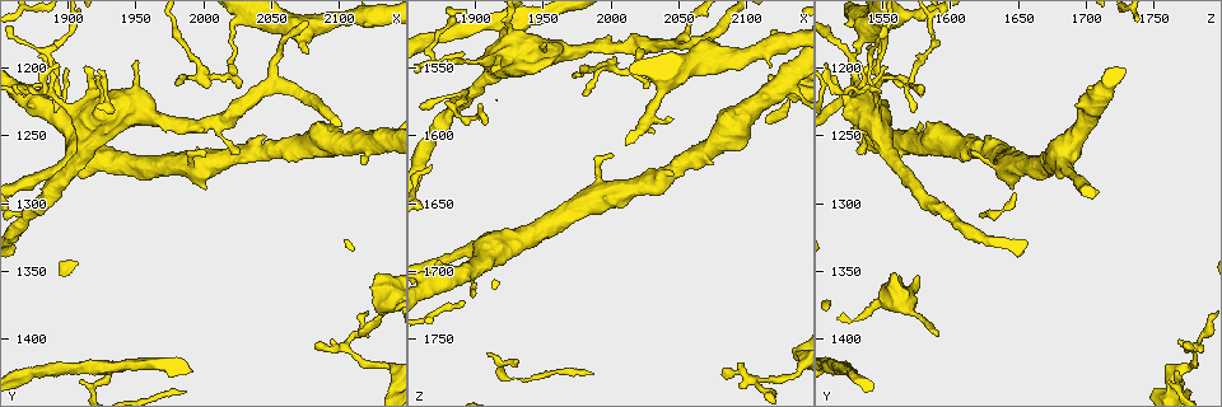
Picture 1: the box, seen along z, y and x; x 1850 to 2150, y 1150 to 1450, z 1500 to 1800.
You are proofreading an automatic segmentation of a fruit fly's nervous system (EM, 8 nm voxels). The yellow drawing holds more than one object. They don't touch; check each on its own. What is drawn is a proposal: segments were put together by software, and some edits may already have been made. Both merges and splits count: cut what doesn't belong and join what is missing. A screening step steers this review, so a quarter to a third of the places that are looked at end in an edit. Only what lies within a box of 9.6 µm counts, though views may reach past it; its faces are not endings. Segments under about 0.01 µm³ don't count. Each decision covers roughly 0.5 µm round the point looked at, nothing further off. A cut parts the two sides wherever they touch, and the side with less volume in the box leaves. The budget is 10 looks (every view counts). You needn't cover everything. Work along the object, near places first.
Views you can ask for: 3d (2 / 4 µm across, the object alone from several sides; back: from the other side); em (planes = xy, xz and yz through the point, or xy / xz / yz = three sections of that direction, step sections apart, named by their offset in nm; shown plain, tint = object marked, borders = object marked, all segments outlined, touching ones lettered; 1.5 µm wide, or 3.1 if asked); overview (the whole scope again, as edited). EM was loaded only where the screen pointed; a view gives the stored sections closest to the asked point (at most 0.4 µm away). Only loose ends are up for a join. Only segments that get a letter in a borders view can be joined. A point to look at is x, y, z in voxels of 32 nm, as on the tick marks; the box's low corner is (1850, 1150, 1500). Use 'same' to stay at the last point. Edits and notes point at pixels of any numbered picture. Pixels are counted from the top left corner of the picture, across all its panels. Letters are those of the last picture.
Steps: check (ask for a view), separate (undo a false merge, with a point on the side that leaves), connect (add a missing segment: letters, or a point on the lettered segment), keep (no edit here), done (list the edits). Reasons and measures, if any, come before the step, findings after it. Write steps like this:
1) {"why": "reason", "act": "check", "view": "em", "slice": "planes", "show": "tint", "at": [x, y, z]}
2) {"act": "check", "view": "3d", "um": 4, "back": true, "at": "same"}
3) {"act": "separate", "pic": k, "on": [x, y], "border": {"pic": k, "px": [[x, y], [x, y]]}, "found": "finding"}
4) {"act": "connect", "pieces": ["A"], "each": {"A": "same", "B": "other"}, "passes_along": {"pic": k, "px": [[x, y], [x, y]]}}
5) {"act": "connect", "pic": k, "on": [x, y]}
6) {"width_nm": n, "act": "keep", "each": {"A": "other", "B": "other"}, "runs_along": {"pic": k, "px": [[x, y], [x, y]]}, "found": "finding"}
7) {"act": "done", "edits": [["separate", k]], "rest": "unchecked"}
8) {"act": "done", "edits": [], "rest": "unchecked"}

{"why": "thin end", "act": "check", "view": "3d", "um": 4, "back": true, "at": [2024, 1214, 1564]}

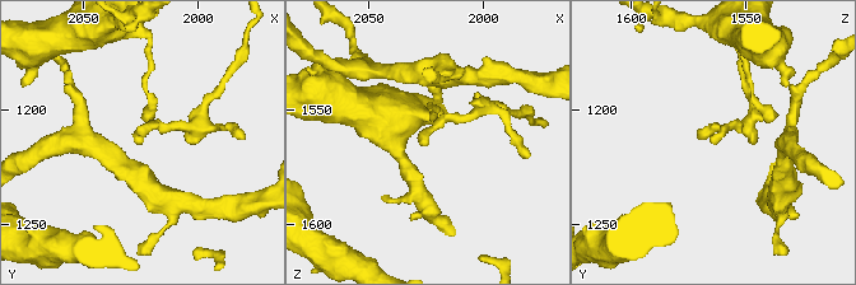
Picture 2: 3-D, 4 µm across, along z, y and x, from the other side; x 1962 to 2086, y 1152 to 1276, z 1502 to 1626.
{"act": "check", "view": "em", "slice": "planes", "show": "borders", "at": [2026, 1214, 1563]}

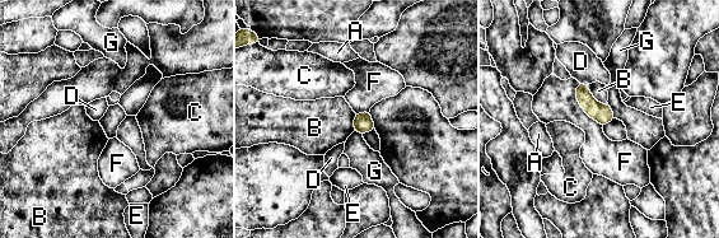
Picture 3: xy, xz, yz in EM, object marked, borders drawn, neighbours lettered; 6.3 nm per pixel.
{"width_nm": 120, "act": "keep", "each": {"A": "other", "B": "other", "C": "other", "D": "other", "E": "other", "F": "other", "G": "other"}, "border": {"pic": 3, "px": [[369, 111], [376, 129]]}, "found": "none of them fits"}

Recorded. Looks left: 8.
{"why": "branch stops here", "act": "check", "view": "em", "slice": "yz", "step": 4, "show": "tint", "at": [2024, 1266, 1532]}

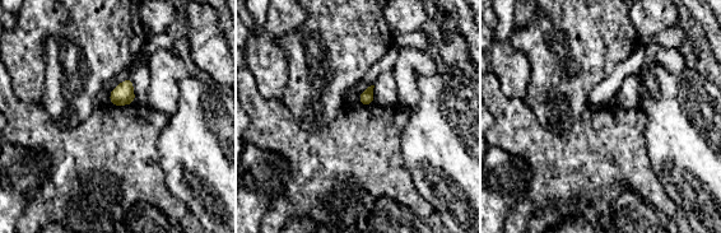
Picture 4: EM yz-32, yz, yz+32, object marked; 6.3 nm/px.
{"act": "check", "view": "em", "slice": "planes", "show": "borders", "at": "same"}

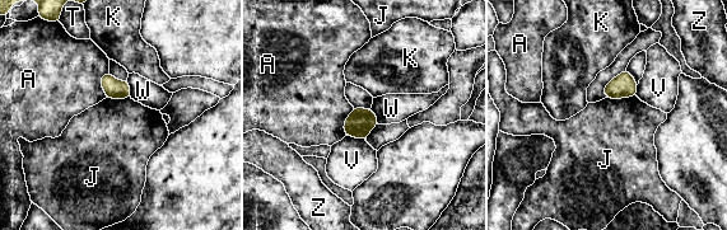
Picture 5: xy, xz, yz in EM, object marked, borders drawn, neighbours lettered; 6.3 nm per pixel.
{"longest_contact_nm": ["J", 190], "act": "keep", "each": {"A": "other", "J": "other", "K": "other", "T": "other", "V": "other", "W": "other", "Z": "other"}, "border": {"pic": 5, "px": [[635, 95], [606, 98]]}, "found": "none of them fits"}

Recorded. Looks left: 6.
{"why": "an open end", "act": "check", "view": "em", "slice": "xy", "step": 8, "show": "tint", "at": [2076, 1190, 1534]}

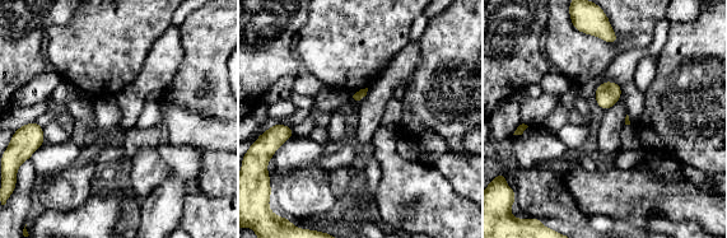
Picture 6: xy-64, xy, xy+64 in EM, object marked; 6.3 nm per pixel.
{"act": "check", "view": "em", "slice": "planes", "show": "tint", "at": "same"}

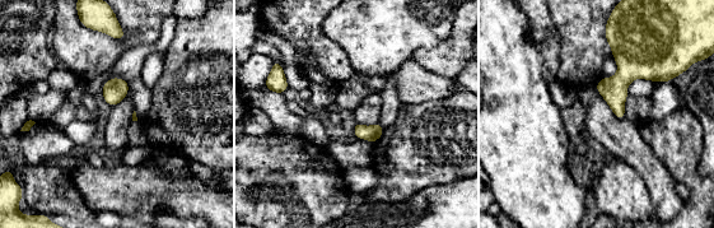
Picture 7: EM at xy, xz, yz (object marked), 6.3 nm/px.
{"why": "what lies round it", "act": "check", "view": "em", "slice": "planes", "show": "borders", "at": "same"}

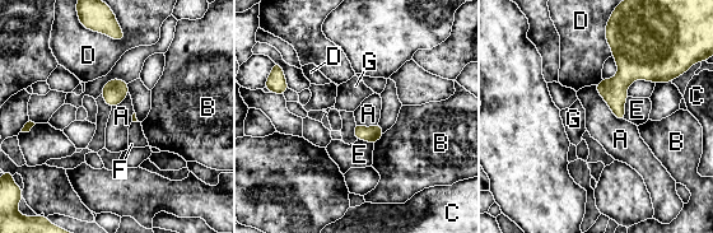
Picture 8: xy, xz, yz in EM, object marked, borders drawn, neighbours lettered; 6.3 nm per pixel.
{"act": "keep", "each": {"A": "other", "B": "other", "C": "other", "D": "other", "E": "other", "F": "other", "G": "other"}, "border": {"pic": 8, "px": [[385, 133], [374, 144]]}, "found": "none of them fits"}

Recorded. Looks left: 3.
{"act": "check", "view": "em", "slice": "planes", "show": "tint", "at": [2116, 1394, 1590]}

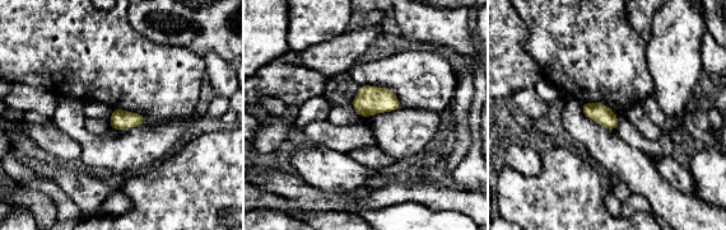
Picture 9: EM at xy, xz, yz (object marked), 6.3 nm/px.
{"why": "see the neighbours", "act": "check", "view": "em", "slice": "planes", "show": "borders", "at": "same"}

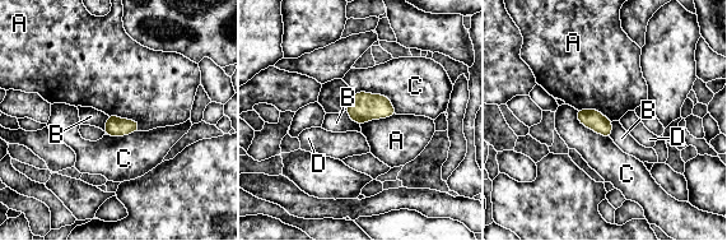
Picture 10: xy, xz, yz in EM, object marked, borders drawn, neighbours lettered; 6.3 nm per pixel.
{"act": "keep", "each": {"A": "other", "B": "other", "C": "other", "D": "other"}, "border": {"pic": 10, "px": [[108, 115], [134, 119], [140, 126]]}, "found": "no lettered segment goes on from it"}

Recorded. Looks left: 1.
{"act": "done", "edits": [], "rest": "unchecked"}

